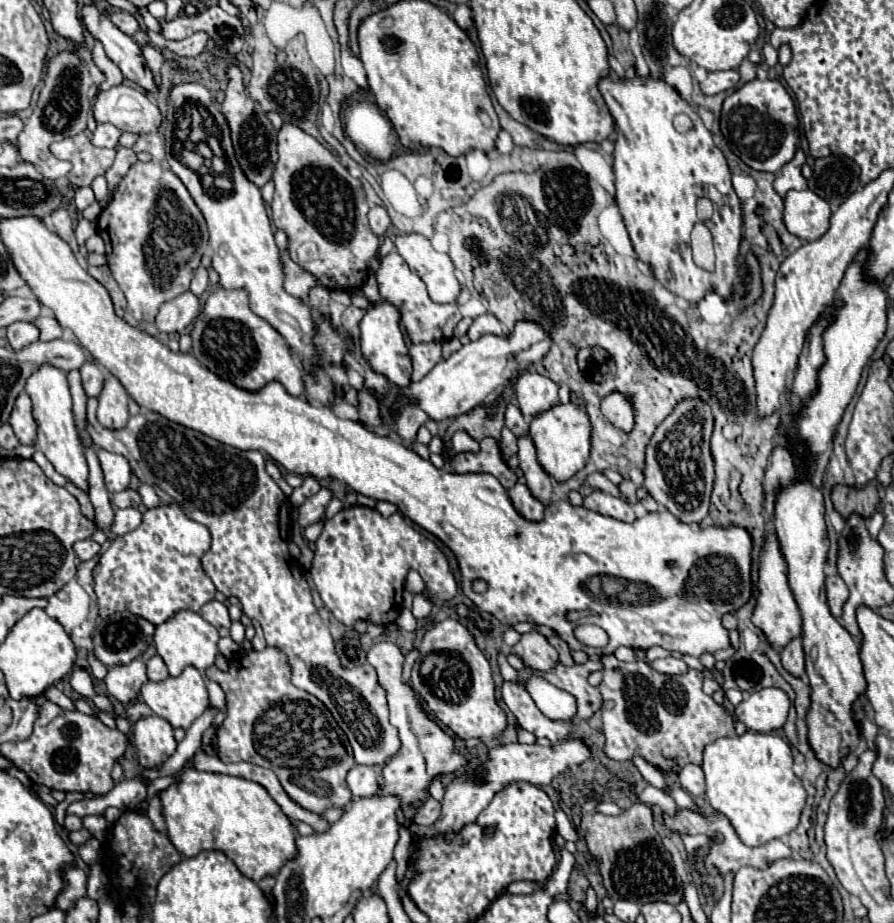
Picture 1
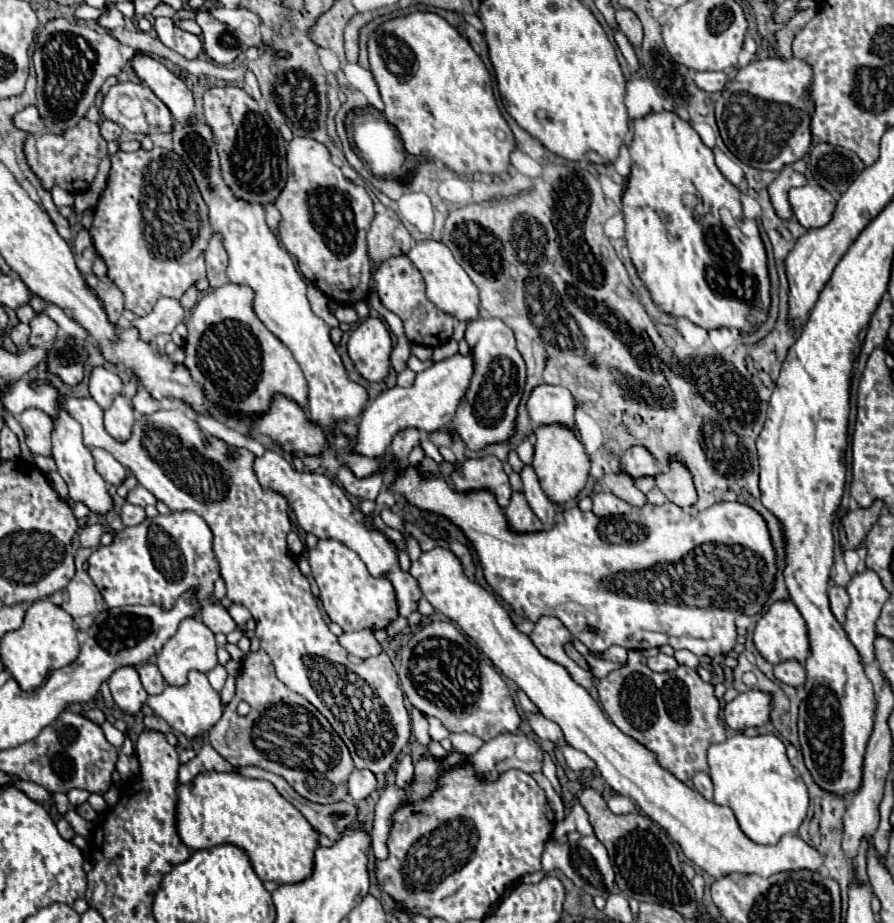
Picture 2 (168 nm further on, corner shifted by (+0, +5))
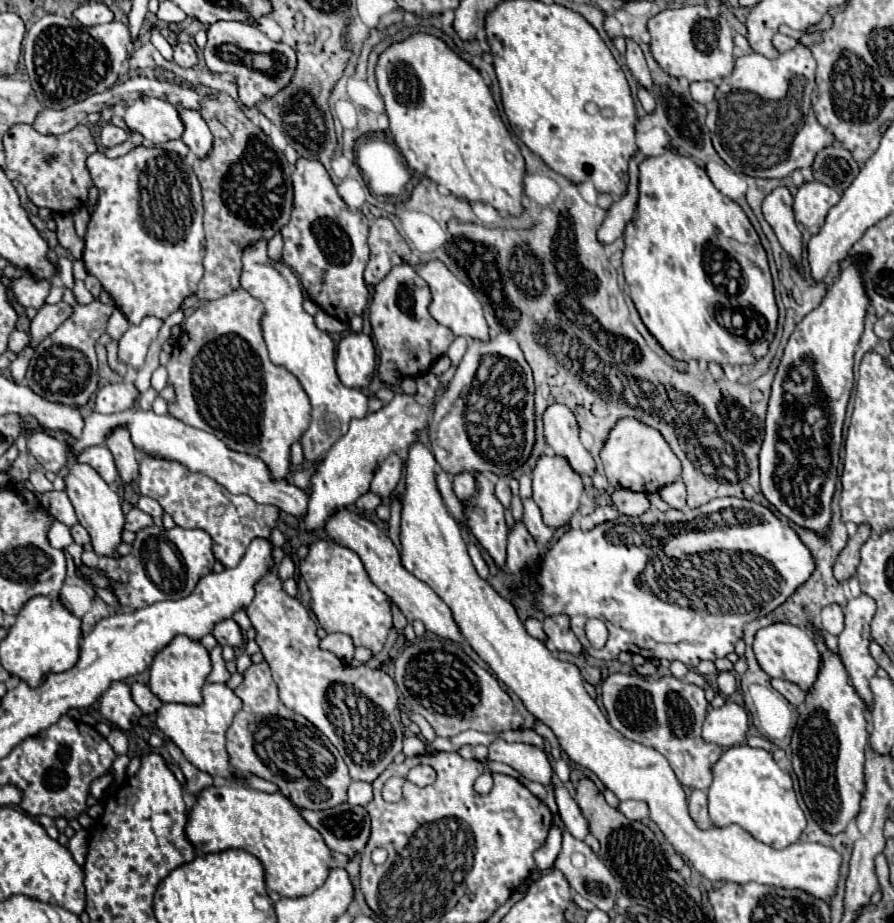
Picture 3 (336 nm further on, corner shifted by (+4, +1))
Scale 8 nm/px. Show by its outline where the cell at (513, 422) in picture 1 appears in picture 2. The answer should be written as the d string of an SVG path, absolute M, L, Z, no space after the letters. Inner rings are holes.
M524 438L524 440L522 440L522 444L516 448L516 452L518 452L518 456L520 456L520 460L522 460L524 464L530 464L530 462L532 462L534 448L532 448L532 444L530 444L530 440L528 440L528 438Z

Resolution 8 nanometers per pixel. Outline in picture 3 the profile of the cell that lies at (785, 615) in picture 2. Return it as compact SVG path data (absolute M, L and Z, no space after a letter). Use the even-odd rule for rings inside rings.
M782 622L758 630L754 640L754 654L758 658L758 664L768 676L784 678L796 684L798 688L802 688L804 692L808 692L816 682L816 676L820 672L820 662L822 662L814 638L806 630L792 624L782 624Z

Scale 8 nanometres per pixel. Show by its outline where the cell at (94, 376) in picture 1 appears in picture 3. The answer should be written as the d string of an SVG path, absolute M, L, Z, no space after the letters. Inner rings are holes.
M132 382L108 384L98 390L94 410L102 414L124 412L124 410L130 410L138 398L140 398L140 392Z

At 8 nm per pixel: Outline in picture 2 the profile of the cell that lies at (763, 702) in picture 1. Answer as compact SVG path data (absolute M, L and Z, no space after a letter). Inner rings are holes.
M748 690L738 694L724 706L724 720L732 730L744 730L748 726L764 726L770 722L772 694L762 690Z

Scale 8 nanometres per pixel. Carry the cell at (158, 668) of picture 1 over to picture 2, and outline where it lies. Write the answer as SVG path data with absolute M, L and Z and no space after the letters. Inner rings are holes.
M154 662L138 664L136 670L138 670L142 686L146 688L148 694L158 694L158 692L162 692L162 688L166 688L166 682L164 682L164 678L162 678L162 674Z

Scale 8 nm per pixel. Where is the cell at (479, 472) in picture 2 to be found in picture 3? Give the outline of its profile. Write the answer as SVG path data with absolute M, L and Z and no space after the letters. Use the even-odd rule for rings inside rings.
M476 476L476 496L464 506L464 512L476 540L492 556L496 566L502 568L506 564L508 528L504 522L504 508L494 494L494 484L486 476Z

